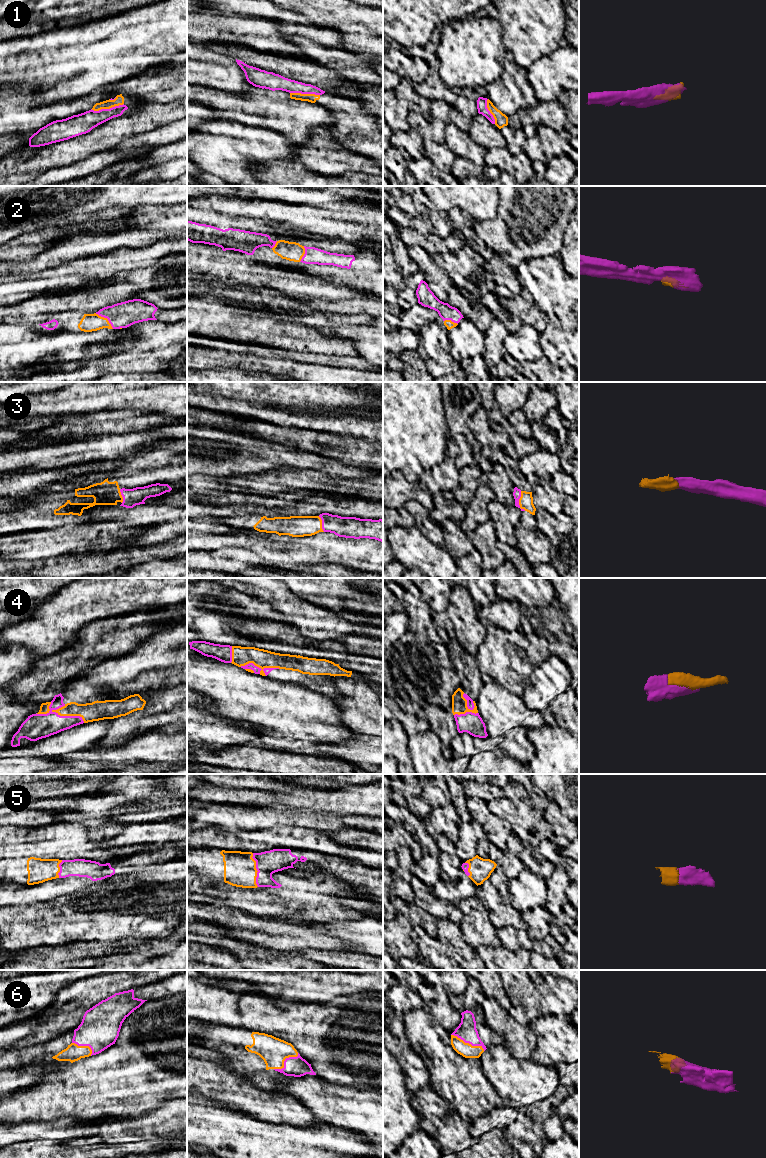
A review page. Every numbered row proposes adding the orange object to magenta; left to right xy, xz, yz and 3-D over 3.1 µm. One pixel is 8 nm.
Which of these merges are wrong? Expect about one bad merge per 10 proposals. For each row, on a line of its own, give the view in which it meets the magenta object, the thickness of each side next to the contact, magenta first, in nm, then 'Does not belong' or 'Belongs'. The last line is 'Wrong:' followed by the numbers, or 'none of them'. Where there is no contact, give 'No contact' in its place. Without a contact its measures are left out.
1: Touches magenta in xy. Thickness 160 nm (magenta) against 80 nm. Belongs
2: Touches magenta in xy. Thickness 200 nm (magenta) against 140 nm. Belongs
3: Touches magenta in yz. Thickness 60 nm (magenta) against 110 nm. Belongs
4: Touches magenta in xy. Thickness 200 nm (magenta) against 150 nm. Belongs
5: Touches magenta in xz. Thickness 190 nm (magenta) against 260 nm. Belongs
6: Touches magenta in yz. Thickness 160 nm (magenta) against 110 nm. Belongs
Wrong: none of them

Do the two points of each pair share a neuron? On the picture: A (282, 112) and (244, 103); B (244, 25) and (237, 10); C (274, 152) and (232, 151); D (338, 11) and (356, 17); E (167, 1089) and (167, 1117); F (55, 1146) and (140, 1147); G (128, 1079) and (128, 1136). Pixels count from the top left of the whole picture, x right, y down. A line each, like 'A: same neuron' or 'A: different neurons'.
A: same neuron
B: different neurons
C: same neuron
D: same neuron
E: different neurons
F: same neuron
G: different neurons

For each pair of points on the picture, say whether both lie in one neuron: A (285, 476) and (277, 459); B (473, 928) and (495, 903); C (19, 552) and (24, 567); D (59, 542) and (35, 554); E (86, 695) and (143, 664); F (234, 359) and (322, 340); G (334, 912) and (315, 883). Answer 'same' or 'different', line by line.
A: different
B: different
C: different
D: same
E: same
F: different
G: same

